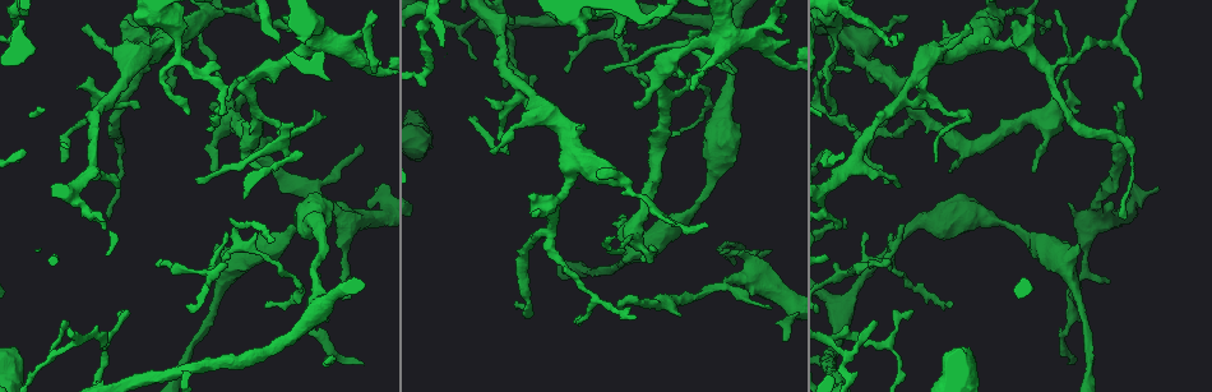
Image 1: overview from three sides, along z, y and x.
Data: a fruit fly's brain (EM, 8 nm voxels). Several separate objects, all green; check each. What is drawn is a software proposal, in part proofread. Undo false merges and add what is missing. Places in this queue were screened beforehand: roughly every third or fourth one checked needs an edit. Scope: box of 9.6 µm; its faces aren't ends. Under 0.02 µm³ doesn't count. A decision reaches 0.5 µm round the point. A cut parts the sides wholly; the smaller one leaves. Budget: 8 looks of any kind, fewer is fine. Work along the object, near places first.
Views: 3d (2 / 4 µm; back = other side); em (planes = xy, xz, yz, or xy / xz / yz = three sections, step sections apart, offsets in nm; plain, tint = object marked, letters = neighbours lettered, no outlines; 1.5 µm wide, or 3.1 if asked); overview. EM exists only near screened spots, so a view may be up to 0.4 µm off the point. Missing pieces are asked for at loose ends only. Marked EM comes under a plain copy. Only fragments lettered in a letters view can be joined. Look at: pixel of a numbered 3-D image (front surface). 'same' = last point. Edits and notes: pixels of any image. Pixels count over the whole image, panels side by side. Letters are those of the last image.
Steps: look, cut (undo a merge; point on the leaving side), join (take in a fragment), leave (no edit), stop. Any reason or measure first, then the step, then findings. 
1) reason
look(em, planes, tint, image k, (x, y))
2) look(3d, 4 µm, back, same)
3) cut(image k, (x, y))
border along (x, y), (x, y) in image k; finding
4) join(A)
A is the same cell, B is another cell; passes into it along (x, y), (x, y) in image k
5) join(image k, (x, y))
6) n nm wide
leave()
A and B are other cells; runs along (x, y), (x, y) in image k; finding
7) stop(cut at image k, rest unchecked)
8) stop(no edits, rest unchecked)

an open end
look(3d, 2 µm, image 1, (119, 185))

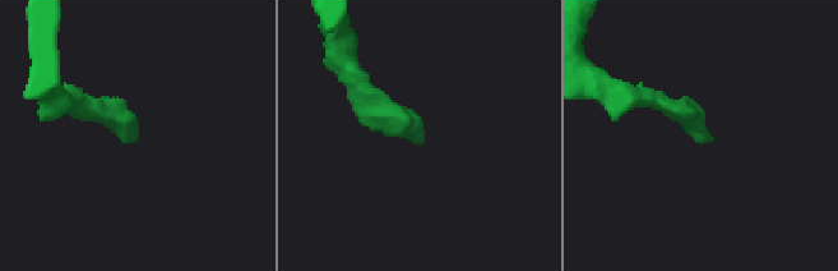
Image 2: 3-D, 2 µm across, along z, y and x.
now the EM
look(em, planes, letters, image 2, (710, 138))

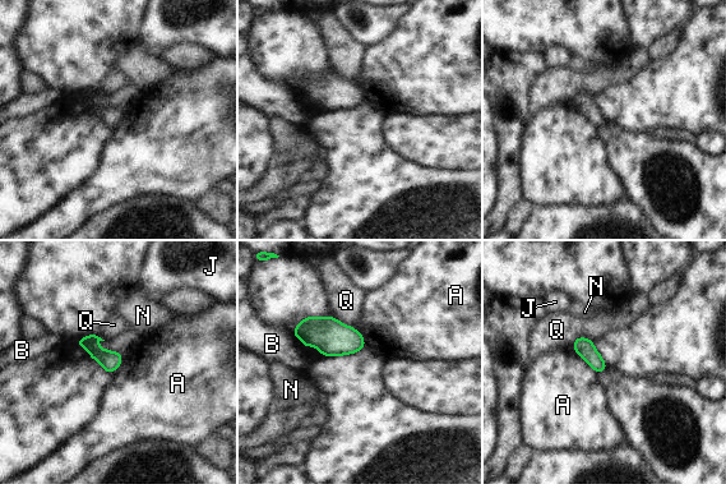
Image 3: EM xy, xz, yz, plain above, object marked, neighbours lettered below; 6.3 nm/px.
leave()
A, B, J, N and Q are other cells; border along (572, 344), (573, 349), (599, 373) in image 3; no lettered fragment goes on from it

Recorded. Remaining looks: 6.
an open end
look(em, xz, step 4, letters, image 1, (902, 225))

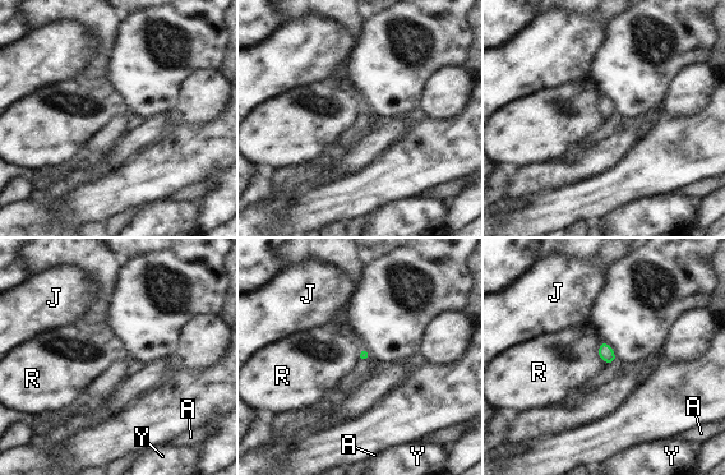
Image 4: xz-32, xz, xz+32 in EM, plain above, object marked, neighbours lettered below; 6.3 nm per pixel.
look(em, planes, letters, same)

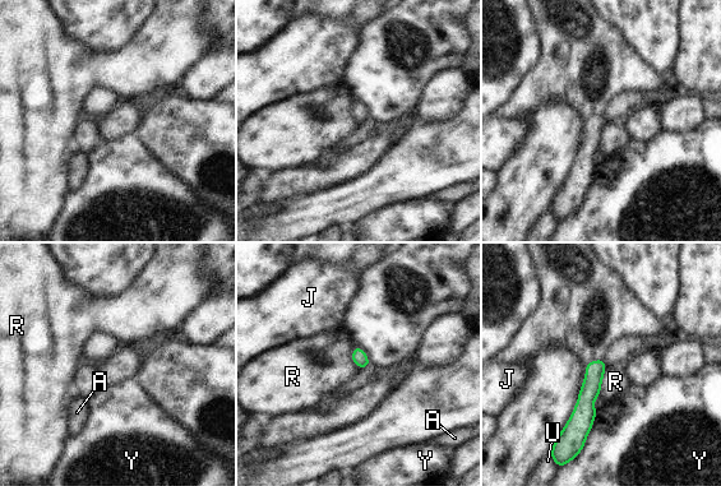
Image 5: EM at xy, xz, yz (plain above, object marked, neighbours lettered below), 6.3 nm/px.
leave()
A, J, R, U and Y are other cells; border along (606, 366), (599, 396) in image 5; none of them fits

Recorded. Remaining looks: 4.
sharp bend
look(em, xz, step 4, tint, image 1, (881, 132))

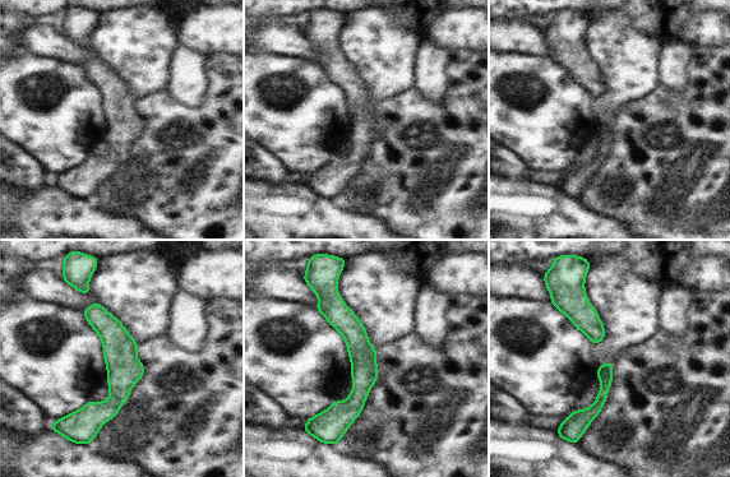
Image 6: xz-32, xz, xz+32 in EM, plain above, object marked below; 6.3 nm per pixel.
look(em, yz, step 4, letters, same)

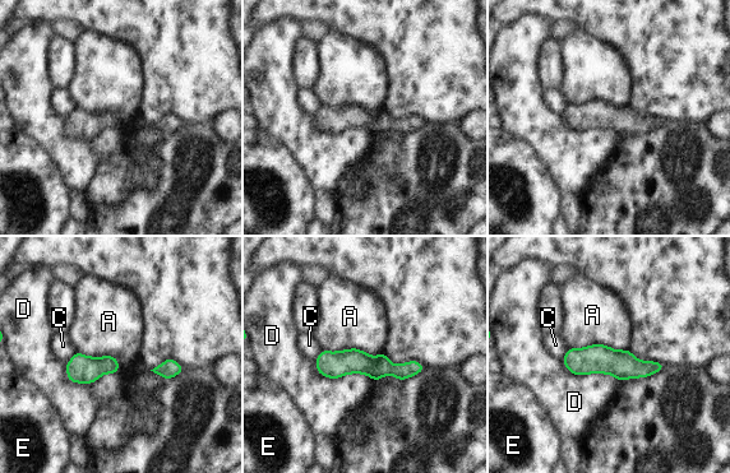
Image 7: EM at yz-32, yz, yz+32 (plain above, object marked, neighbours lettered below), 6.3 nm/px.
leave()
A, C, D and E are other cells; one neuron here

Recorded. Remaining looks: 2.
stop(no edits, rest unchecked)

